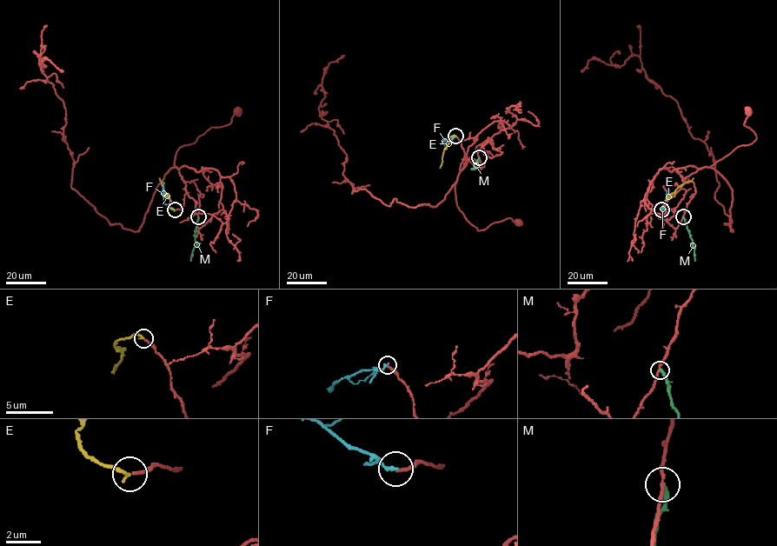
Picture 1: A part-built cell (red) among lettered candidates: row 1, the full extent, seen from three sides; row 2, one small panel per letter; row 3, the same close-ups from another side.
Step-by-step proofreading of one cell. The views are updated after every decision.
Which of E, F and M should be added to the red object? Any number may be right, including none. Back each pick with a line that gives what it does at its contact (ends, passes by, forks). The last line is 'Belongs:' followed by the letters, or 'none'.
E: it ends there
Belongs: E

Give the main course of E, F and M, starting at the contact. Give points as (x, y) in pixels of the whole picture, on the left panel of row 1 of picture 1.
E: (175, 209), (169, 206), (170, 199), (159, 178)
F: (175, 209), (164, 203), (163, 183)
M: (198, 216), (195, 245), (190, 261)

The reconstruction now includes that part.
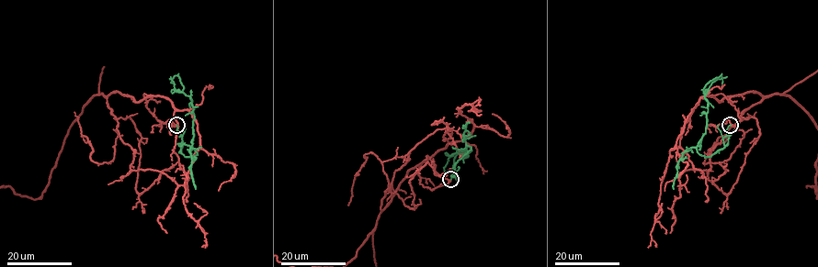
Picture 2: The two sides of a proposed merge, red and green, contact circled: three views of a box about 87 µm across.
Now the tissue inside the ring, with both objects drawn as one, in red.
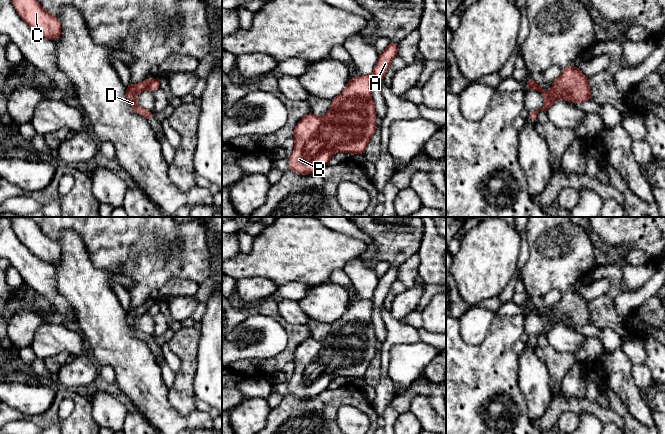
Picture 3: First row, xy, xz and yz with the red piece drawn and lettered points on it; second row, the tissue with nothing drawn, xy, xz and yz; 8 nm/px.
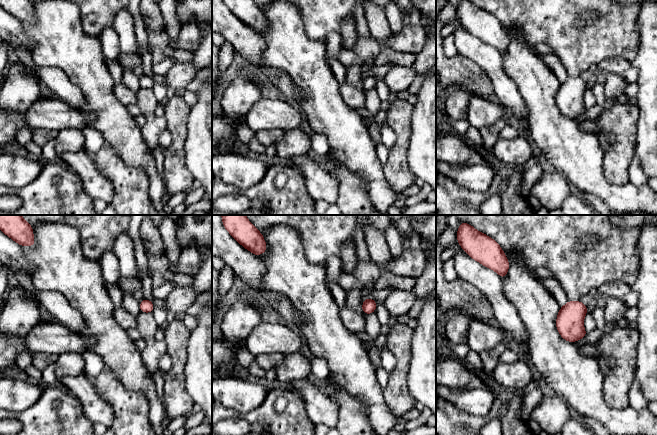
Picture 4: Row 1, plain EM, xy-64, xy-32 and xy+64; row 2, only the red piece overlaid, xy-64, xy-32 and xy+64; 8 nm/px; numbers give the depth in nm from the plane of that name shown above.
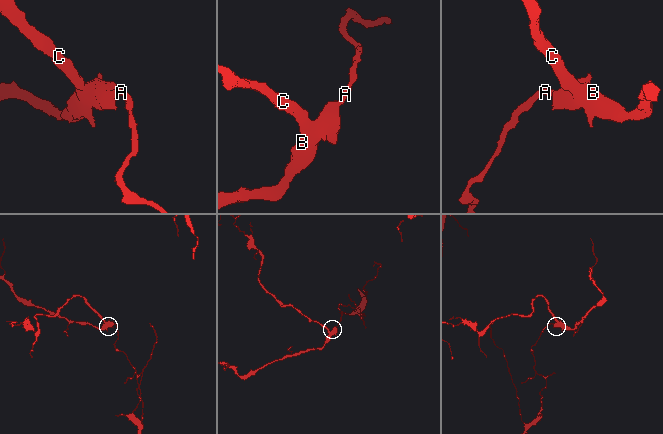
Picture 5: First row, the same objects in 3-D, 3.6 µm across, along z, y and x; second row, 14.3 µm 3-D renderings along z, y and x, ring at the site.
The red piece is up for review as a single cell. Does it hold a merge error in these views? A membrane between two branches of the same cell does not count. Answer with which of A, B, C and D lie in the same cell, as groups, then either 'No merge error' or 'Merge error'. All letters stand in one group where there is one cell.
Groups: A / B C D. Merge error

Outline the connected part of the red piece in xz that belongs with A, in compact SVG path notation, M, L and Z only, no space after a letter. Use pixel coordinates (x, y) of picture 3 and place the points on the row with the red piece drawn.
M390 42L387 48L379 54L378 61L374 67L374 71L371 74L373 78L373 84L381 84L384 80L384 76L390 68L390 63L397 56L398 43Z

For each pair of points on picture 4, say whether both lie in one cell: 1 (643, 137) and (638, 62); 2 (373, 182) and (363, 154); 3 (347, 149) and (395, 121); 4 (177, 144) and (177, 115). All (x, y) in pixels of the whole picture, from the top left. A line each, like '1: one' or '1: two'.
1: one
2: one
3: two
4: one

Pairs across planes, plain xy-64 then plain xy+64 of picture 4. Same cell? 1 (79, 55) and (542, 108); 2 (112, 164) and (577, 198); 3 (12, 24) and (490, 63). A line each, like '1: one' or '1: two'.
1: one
2: one
3: one

